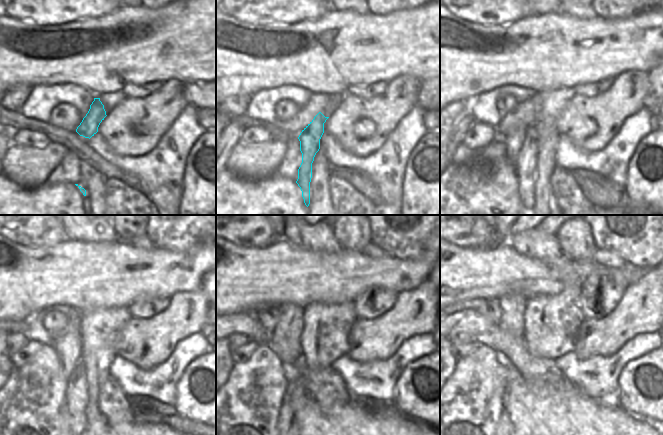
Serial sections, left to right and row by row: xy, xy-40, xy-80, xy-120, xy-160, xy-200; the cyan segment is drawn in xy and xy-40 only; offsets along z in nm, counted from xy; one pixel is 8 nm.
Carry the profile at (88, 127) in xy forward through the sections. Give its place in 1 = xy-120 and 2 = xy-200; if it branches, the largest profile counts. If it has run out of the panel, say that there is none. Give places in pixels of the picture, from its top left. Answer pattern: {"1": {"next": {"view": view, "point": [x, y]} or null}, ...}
{"1": {"next": {"view": "xy-120", "point": [74, 407]}}, "2": {"next": {"view": "xy-200", "point": [504, 418]}}}

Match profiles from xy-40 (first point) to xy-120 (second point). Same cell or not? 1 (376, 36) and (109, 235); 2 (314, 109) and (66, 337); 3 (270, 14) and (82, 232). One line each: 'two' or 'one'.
1: two
2: one
3: two

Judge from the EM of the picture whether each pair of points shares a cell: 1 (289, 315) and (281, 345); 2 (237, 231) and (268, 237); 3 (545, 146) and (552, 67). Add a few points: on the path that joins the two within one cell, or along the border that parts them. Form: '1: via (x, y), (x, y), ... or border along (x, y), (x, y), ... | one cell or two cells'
1: via (289, 322), (289, 329), (285, 338) | one cell
2: via (245, 231), (255, 231), (260, 234) | one cell
3: border along (573, 87), (559, 87), (536, 92) | two cells

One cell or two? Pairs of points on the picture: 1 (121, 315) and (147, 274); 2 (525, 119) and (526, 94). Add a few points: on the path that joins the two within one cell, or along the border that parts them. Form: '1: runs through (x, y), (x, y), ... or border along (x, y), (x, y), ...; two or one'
1: border along (127, 307), (101, 308); two
2: border along (536, 93), (528, 99), (518, 102); two

